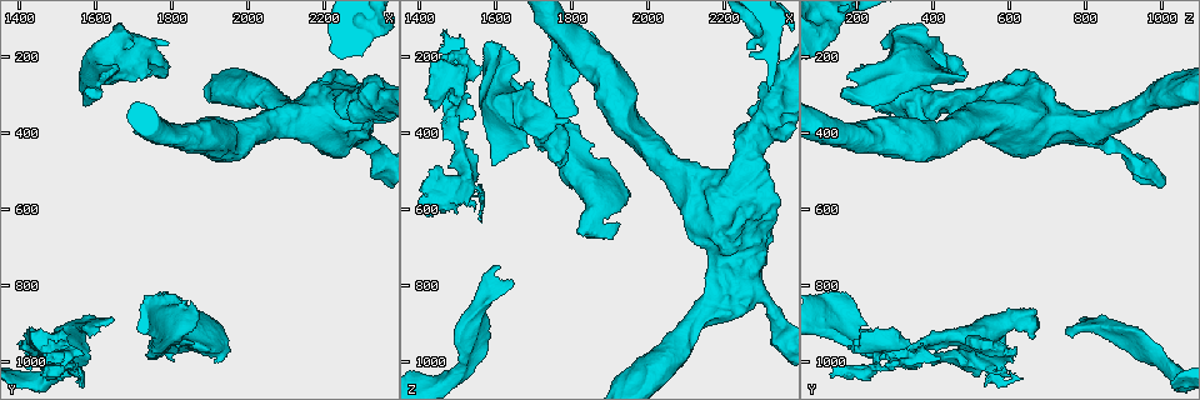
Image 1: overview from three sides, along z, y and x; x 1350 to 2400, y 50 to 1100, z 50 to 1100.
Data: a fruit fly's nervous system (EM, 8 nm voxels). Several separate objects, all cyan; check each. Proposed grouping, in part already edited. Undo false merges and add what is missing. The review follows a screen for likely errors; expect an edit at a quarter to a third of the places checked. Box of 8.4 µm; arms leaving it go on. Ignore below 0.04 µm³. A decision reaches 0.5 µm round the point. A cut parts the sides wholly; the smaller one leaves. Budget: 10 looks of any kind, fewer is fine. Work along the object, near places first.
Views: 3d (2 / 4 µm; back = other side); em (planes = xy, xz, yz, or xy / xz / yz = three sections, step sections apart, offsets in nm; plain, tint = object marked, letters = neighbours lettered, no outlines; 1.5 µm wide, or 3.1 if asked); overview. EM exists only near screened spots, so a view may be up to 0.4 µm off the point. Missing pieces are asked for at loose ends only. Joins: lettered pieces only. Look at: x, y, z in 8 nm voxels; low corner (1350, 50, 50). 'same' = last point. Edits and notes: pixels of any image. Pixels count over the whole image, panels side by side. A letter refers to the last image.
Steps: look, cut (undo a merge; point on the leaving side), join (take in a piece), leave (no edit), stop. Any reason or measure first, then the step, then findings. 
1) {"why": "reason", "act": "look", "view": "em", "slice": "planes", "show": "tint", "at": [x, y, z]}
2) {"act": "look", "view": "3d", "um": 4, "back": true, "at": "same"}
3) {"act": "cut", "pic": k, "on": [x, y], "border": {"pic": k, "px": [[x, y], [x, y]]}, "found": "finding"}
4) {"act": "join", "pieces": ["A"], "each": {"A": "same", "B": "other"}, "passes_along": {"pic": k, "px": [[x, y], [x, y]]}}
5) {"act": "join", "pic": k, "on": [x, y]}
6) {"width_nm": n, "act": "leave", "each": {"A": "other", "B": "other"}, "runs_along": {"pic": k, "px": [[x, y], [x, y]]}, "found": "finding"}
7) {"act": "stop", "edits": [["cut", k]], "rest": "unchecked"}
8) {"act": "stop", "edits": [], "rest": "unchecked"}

{"why": "branch stops here", "act": "look", "view": "3d", "um": 4, "at": [1570, 980, 230]}

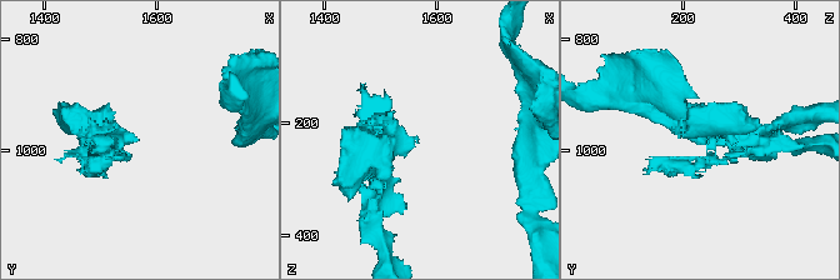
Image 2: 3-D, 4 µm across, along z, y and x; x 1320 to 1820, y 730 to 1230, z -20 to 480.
{"act": "look", "view": "em", "slice": "planes", "show": "letters", "at": [1565, 980, 225]}

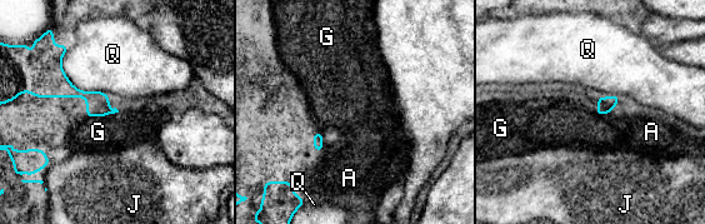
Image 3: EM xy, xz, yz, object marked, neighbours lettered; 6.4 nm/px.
{"act": "leave", "each": {"A": "other", "G": "other", "J": "other", "Q": "other"}, "runs_along": {"pic": 3, "px": [[44, 89], [85, 94], [108, 110]]}, "found": "no lettered piece goes on from it"}

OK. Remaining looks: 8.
{"why": "thick end", "act": "look", "view": "em", "slice": "xz", "step": 4, "show": "tint", "at": [1675, 255, 440]}

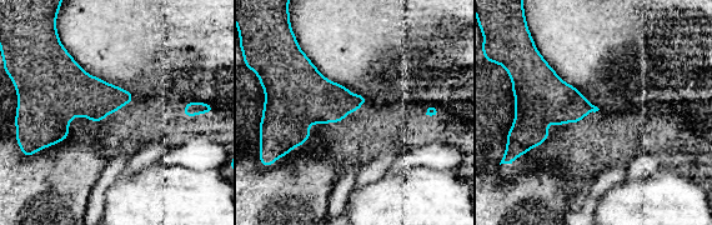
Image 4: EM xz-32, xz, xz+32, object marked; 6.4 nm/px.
{"why": "another direction", "act": "look", "view": "em", "slice": "yz", "step": 8, "show": "letters", "at": "same"}

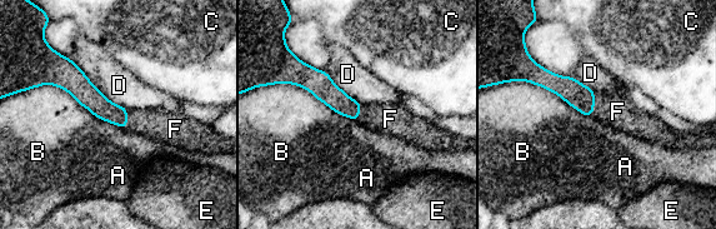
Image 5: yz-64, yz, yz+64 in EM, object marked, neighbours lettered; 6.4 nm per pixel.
{"longest_contact_nm": ["B", 600], "act": "join", "pieces": ["F"], "each": {"A": "other", "B": "other", "C": "other", "D": "other", "E": "other", "F": "same"}, "found": "the neuron continues"}

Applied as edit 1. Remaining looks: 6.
{"why": "branch stops here", "act": "look", "view": "3d", "um": 4, "at": [1620, 255, 170]}

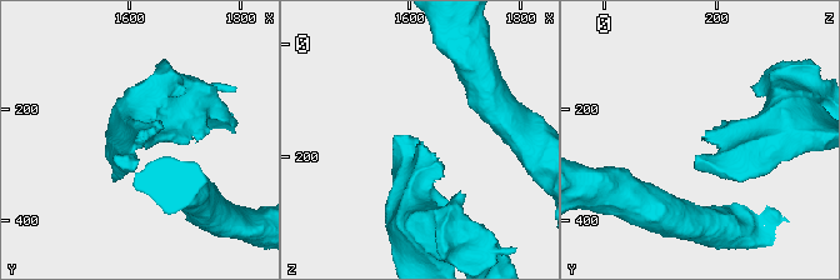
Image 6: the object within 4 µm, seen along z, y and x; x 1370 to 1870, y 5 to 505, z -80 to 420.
{"why": "need the tissue", "act": "look", "view": "em", "slice": "yz", "step": 8, "show": "letters", "at": [1625, 250, 170]}

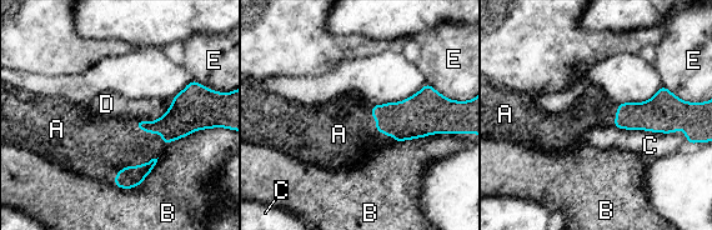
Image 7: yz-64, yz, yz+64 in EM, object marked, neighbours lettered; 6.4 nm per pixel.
{"act": "join", "pieces": ["A"], "each": {"A": "same", "B": "other", "C": "other", "D": "other", "E": "other"}, "passes_along": {"pic": 7, "px": [[414, 118], [376, 125], [339, 134]]}, "found": "the neuron continues"}

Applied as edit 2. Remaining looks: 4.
{"why": "redraw", "act": "look", "view": "overview"}

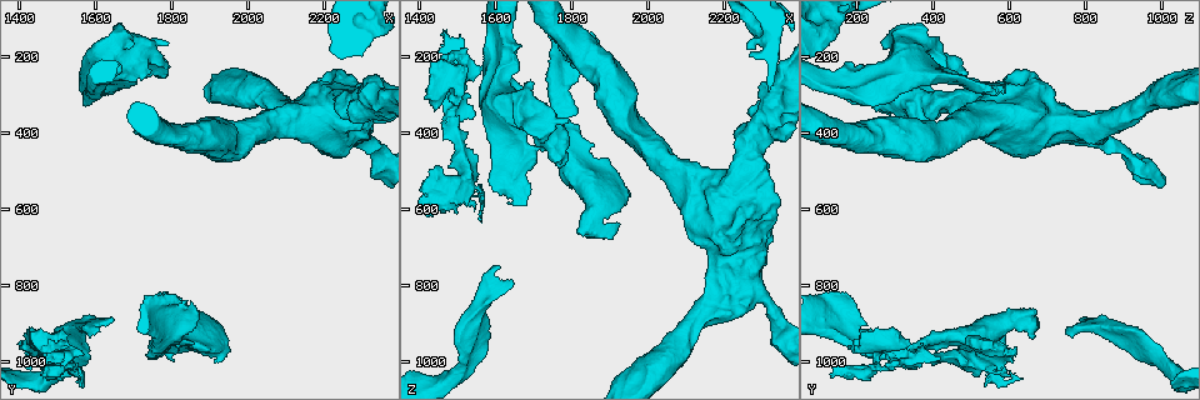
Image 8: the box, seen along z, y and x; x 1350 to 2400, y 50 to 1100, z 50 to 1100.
{"why": "a narrow waist", "act": "look", "view": "3d", "um": 2, "back": true, "at": [1770, 965, 355]}

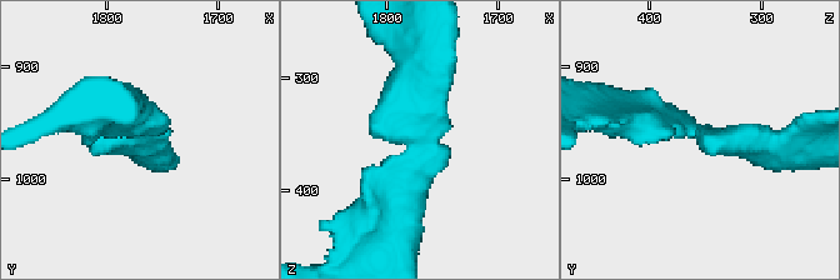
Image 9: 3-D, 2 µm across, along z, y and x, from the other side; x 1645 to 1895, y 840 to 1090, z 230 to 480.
{"arm_widths_nm": [220, 260], "act": "look", "view": "em", "slice": "planes", "show": "plain", "at": [1772, 960, 348]}

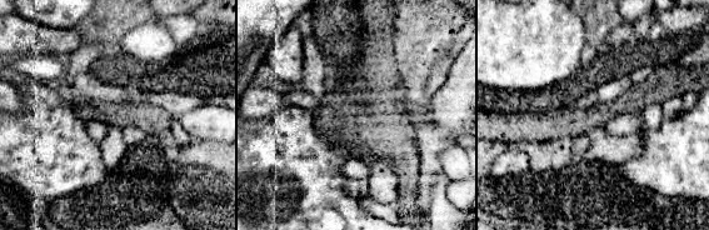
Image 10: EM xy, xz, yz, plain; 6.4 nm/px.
{"why": "what lies round it", "act": "look", "view": "em", "slice": "planes", "show": "letters", "at": "same"}

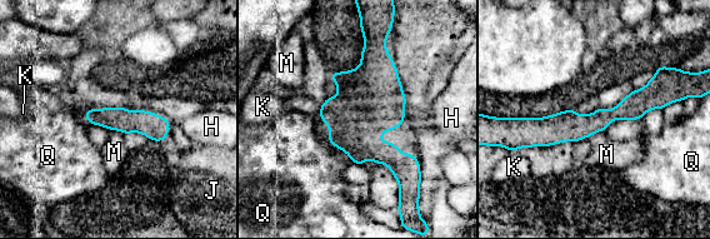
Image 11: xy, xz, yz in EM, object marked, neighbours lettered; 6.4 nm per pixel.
{"act": "leave", "each": {"H": "other", "J": "other", "K": "other", "M": "other", "Q": "other"}, "border": {"pic": 11, "px": [[604, 130], [598, 130], [589, 138]]}, "found": "continuous, no second neuron"}

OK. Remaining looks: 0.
{"act": "stop", "edits": [["join", 5], ["join", 7]], "rest": "unchecked"}

